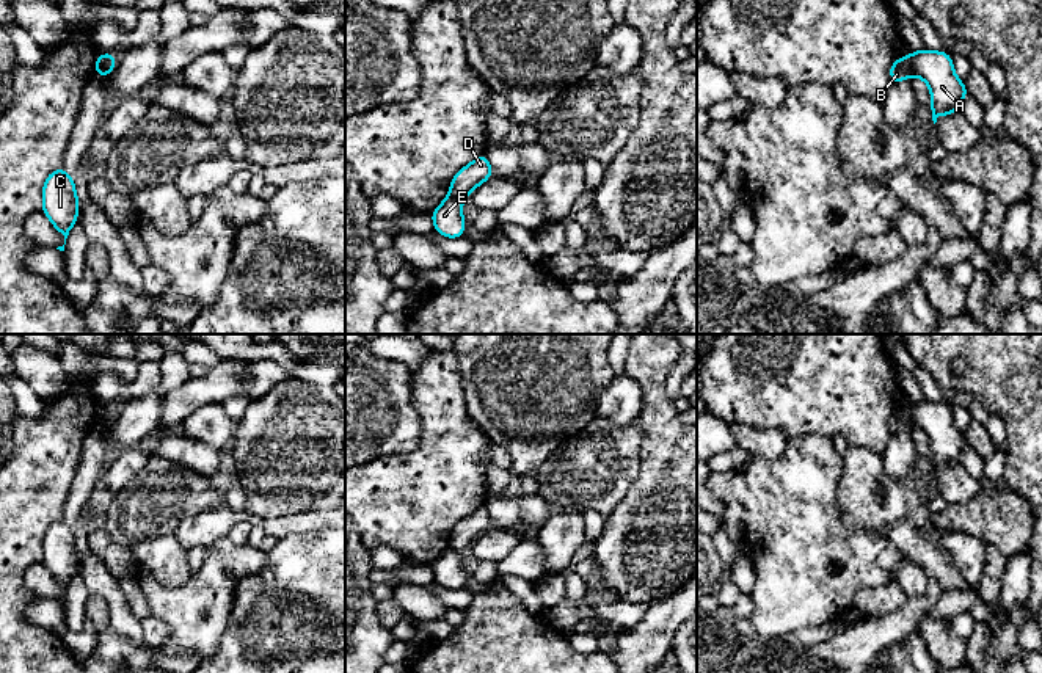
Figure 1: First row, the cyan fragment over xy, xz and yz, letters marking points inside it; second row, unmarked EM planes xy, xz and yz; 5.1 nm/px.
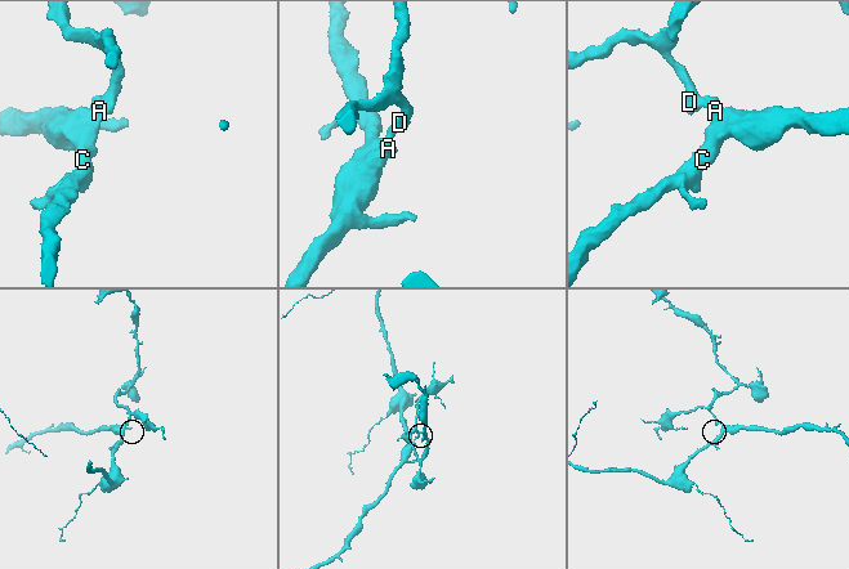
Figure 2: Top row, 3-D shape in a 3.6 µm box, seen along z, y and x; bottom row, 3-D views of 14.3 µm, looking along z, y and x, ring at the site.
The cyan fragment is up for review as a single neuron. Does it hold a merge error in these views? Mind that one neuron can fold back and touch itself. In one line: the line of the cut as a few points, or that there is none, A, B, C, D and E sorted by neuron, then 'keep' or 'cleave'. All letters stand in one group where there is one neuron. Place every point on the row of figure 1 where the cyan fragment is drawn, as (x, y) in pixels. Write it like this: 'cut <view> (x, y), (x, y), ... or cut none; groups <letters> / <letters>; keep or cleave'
cut yz (909, 55), (912, 74); groups A C E / B D; cleave

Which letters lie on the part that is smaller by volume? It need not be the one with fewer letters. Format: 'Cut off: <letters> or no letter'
Cut off: B, D

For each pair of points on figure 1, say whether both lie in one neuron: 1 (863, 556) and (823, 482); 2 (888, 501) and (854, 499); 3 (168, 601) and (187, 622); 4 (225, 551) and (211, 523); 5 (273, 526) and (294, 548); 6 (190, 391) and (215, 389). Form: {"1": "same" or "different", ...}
{"1": "same", "2": "same", "3": "same", "4": "different", "5": "different", "6": "same"}

